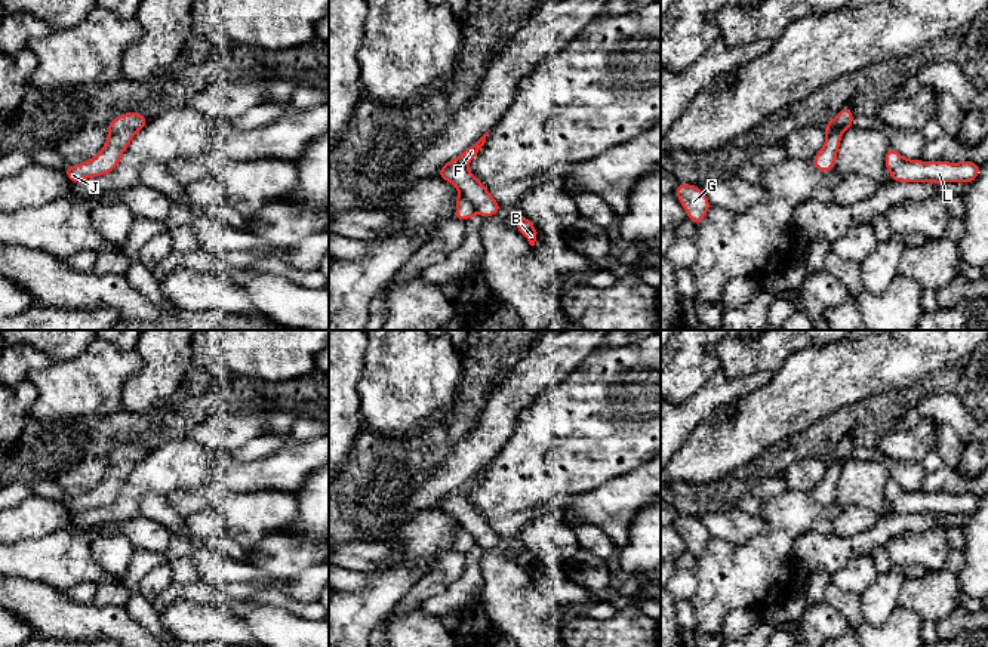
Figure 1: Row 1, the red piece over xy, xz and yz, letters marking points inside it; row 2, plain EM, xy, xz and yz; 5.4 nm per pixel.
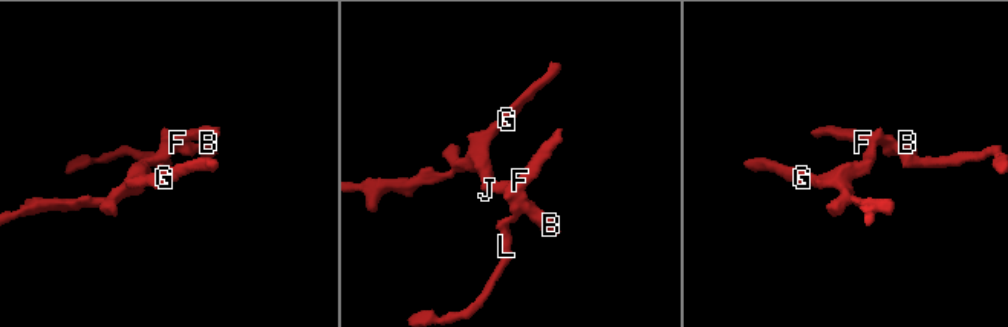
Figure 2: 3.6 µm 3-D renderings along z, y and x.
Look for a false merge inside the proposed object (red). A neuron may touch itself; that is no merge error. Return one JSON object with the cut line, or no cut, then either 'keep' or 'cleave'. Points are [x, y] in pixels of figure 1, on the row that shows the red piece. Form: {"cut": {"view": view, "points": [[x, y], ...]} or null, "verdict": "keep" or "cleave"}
{"cut": null, "verdict": "keep"}

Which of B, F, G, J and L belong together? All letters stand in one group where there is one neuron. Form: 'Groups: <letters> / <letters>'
Groups: B F G J L

